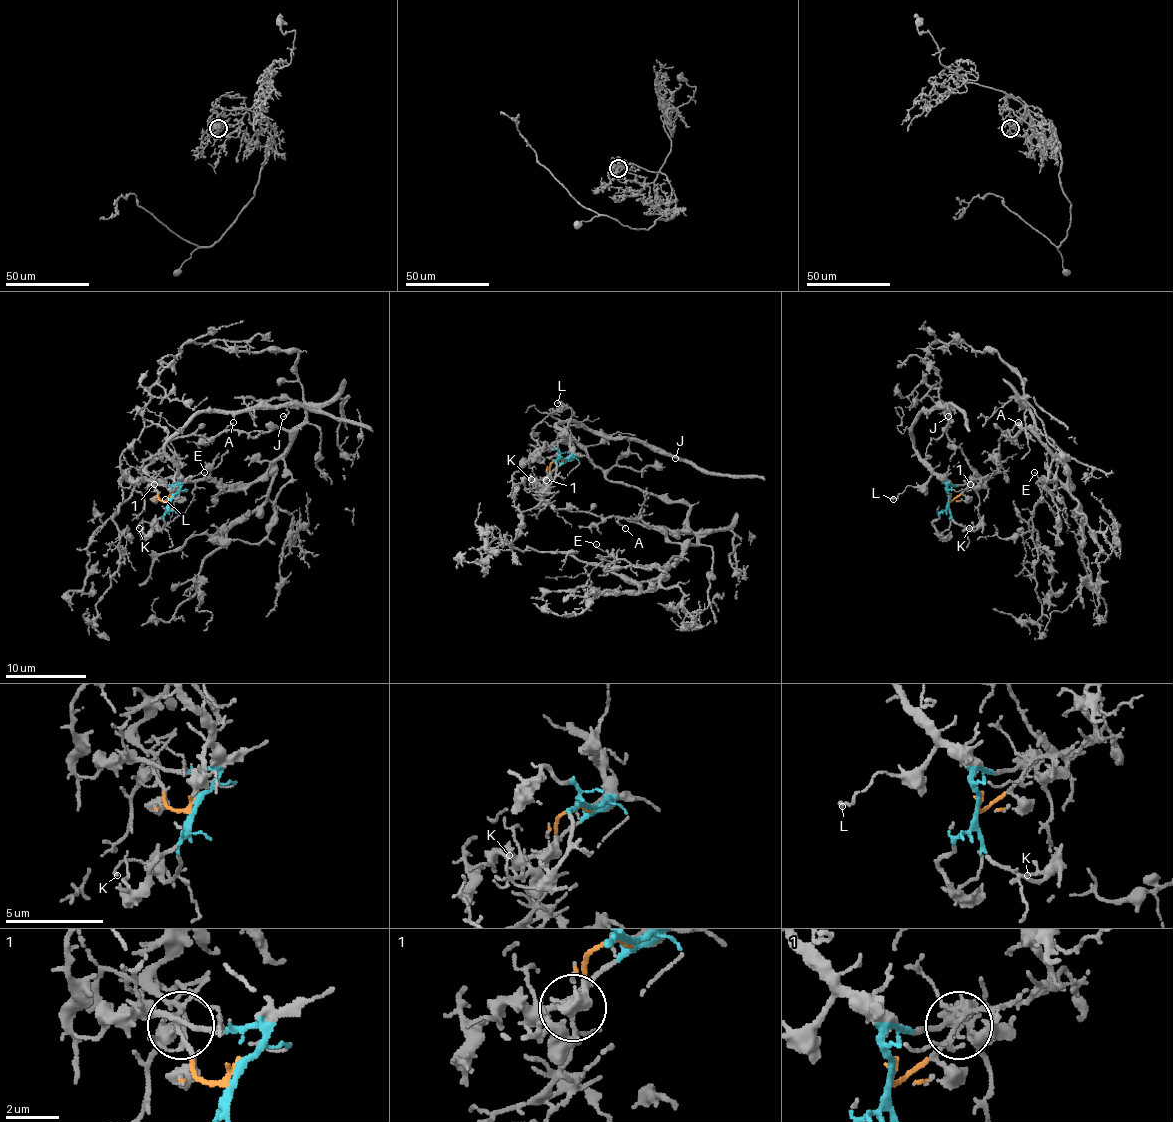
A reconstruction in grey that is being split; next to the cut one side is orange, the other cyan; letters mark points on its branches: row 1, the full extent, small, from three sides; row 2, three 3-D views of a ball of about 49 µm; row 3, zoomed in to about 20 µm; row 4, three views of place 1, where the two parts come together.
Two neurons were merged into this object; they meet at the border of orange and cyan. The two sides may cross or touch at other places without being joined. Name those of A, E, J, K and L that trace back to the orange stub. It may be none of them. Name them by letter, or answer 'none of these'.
A, E

